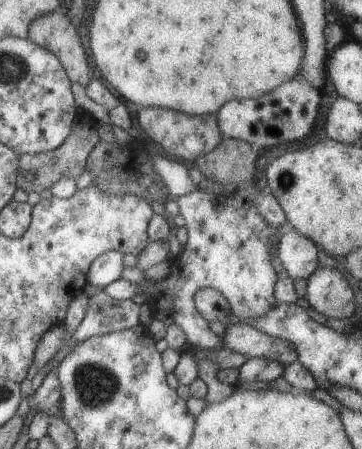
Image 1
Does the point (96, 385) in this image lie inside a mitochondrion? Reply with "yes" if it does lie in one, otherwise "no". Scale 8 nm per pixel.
yes

